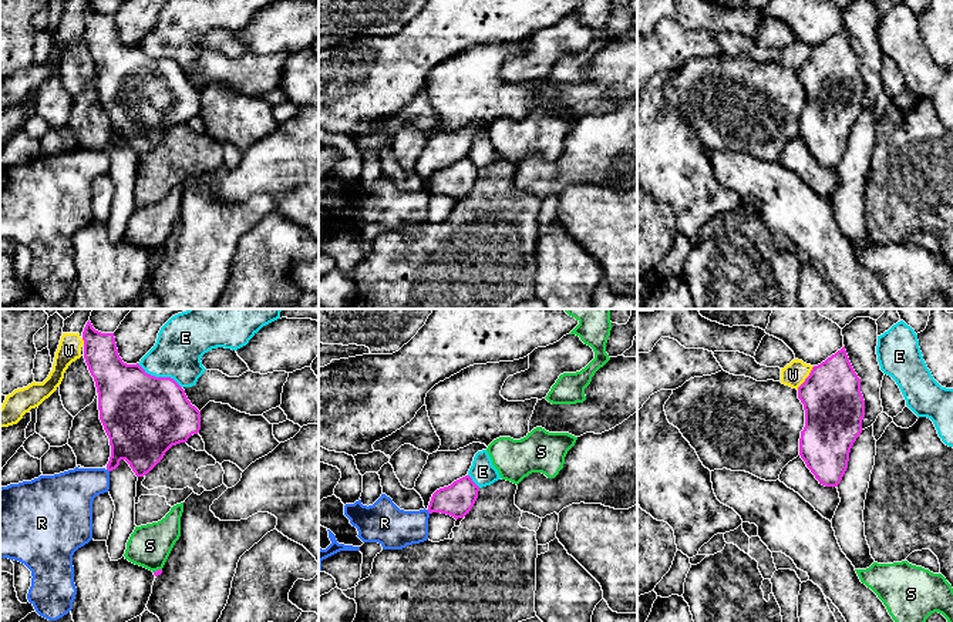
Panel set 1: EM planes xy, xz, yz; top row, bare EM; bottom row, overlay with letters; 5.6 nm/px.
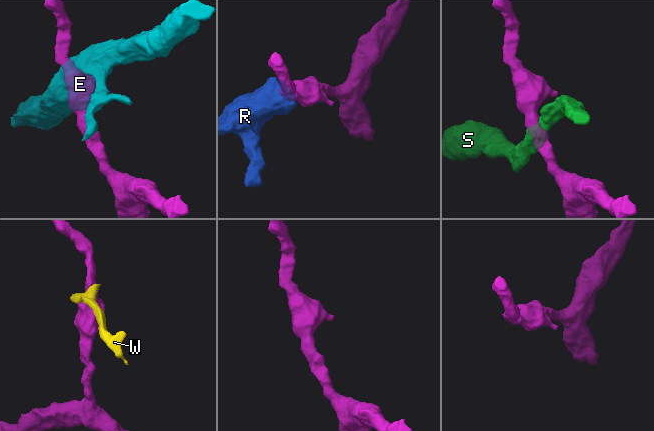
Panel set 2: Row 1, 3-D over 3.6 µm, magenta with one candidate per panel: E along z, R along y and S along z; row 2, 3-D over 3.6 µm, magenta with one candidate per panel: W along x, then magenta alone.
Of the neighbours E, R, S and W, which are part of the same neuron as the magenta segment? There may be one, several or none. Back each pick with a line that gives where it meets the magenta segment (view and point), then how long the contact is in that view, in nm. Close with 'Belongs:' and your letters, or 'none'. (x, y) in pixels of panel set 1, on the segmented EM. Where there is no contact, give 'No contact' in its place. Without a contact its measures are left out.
Belongs: none

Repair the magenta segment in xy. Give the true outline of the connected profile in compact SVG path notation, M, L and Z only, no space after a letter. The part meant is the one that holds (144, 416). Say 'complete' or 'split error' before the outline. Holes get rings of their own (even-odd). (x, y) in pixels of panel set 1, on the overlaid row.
complete | M88 320L82 340L98 393L100 420L111 446L107 470L125 460L137 477L144 477L172 446L199 433L201 411L174 379L151 376L138 363L124 363L114 333L101 333Z

